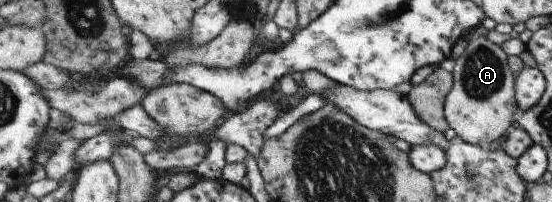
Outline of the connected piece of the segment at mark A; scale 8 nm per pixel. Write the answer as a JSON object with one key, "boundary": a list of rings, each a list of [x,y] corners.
{"boundary":[[[486,36],[473,37],[465,52],[455,61],[452,71],[454,86],[446,99],[444,108],[450,127],[456,132],[457,138],[461,138],[467,143],[488,146],[493,141],[501,139],[515,123],[515,114],[521,109],[516,98],[516,76],[509,67],[507,56],[507,52],[502,46],[492,43]]]}

